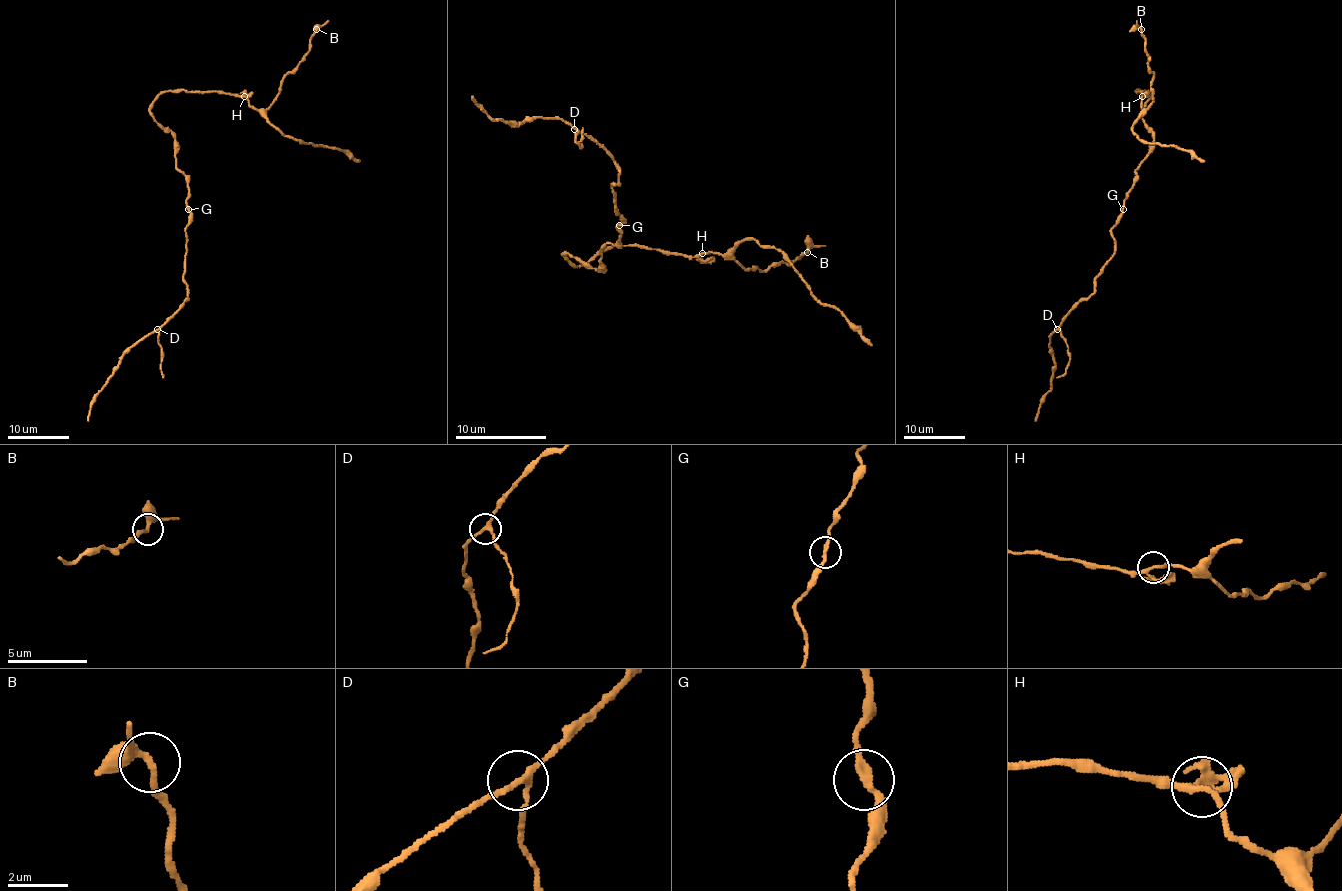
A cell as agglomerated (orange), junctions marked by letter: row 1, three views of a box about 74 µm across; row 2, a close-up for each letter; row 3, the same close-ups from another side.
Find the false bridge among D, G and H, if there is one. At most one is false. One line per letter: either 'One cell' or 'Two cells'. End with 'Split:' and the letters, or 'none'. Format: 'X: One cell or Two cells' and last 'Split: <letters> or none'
D: One cell
G: One cell
H: One cell
Split: none

